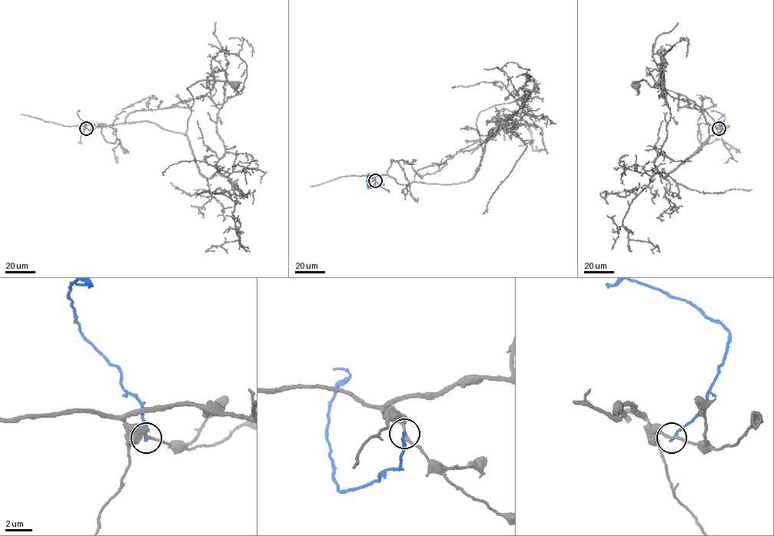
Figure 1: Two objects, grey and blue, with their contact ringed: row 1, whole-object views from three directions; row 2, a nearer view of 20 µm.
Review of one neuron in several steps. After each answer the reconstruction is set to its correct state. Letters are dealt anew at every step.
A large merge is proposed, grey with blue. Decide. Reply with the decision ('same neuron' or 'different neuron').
different neuron

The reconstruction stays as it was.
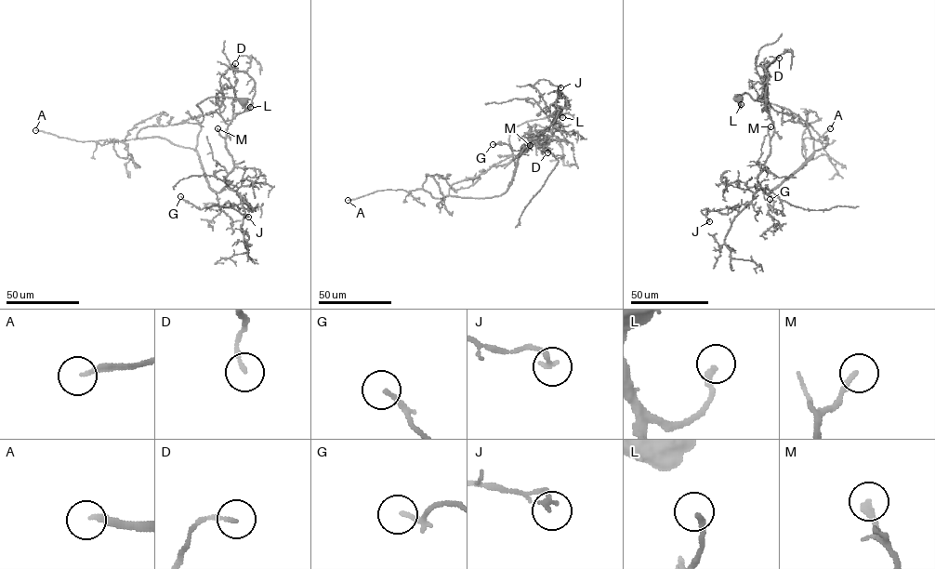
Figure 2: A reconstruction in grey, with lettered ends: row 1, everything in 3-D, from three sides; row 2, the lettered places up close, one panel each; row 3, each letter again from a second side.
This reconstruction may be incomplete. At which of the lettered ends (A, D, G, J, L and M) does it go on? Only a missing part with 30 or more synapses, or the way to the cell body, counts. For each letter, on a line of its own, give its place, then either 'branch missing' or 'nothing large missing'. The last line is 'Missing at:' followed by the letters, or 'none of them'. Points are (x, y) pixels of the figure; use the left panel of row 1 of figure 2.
A: place (35, 130); branch missing
D: place (235, 63); nothing large missing
G: place (180, 196); nothing large missing
J: place (248, 217); nothing large missing
L: place (250, 107); nothing large missing
M: place (217, 128); branch missing
Missing at: A, M

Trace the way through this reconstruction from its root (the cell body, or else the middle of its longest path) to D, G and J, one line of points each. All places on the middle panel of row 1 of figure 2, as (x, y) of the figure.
D: (555, 113), (511, 130), (508, 185), (538, 133), (547, 152)
G: (555, 113), (511, 130), (516, 170), (509, 186), (520, 149), (530, 147), (493, 144)
J: (555, 113), (511, 130), (509, 186), (520, 149), (553, 127), (533, 85), (544, 79), (560, 87)

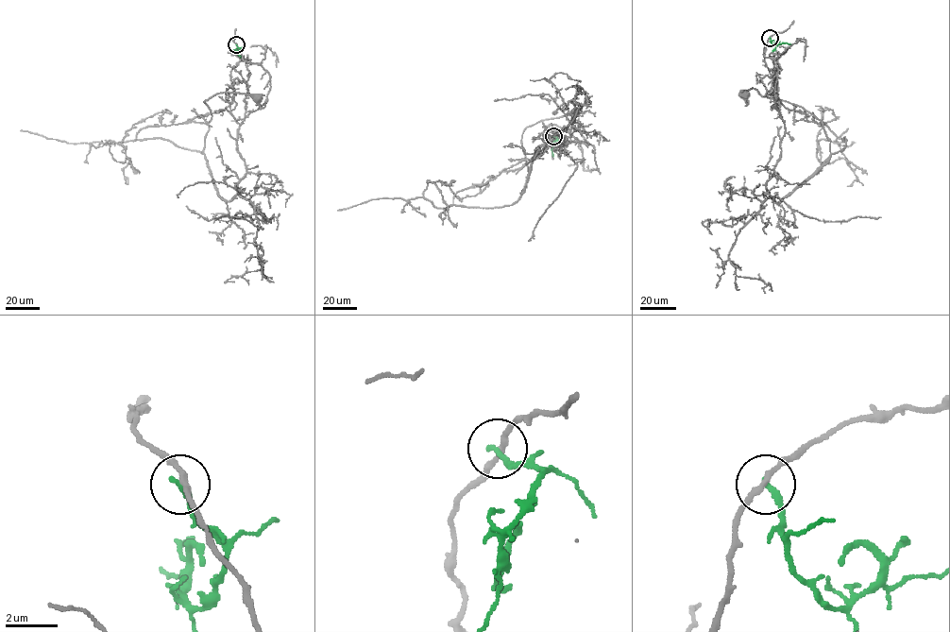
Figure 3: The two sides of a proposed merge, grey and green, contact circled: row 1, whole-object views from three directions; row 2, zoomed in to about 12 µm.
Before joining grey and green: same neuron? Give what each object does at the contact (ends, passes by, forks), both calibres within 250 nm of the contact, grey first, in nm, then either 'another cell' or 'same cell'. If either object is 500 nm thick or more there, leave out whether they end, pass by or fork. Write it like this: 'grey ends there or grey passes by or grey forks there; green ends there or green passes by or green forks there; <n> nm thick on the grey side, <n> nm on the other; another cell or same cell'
grey passes by; green ends there; 200 nm thick on the grey side, 240 nm on the other; another cell

